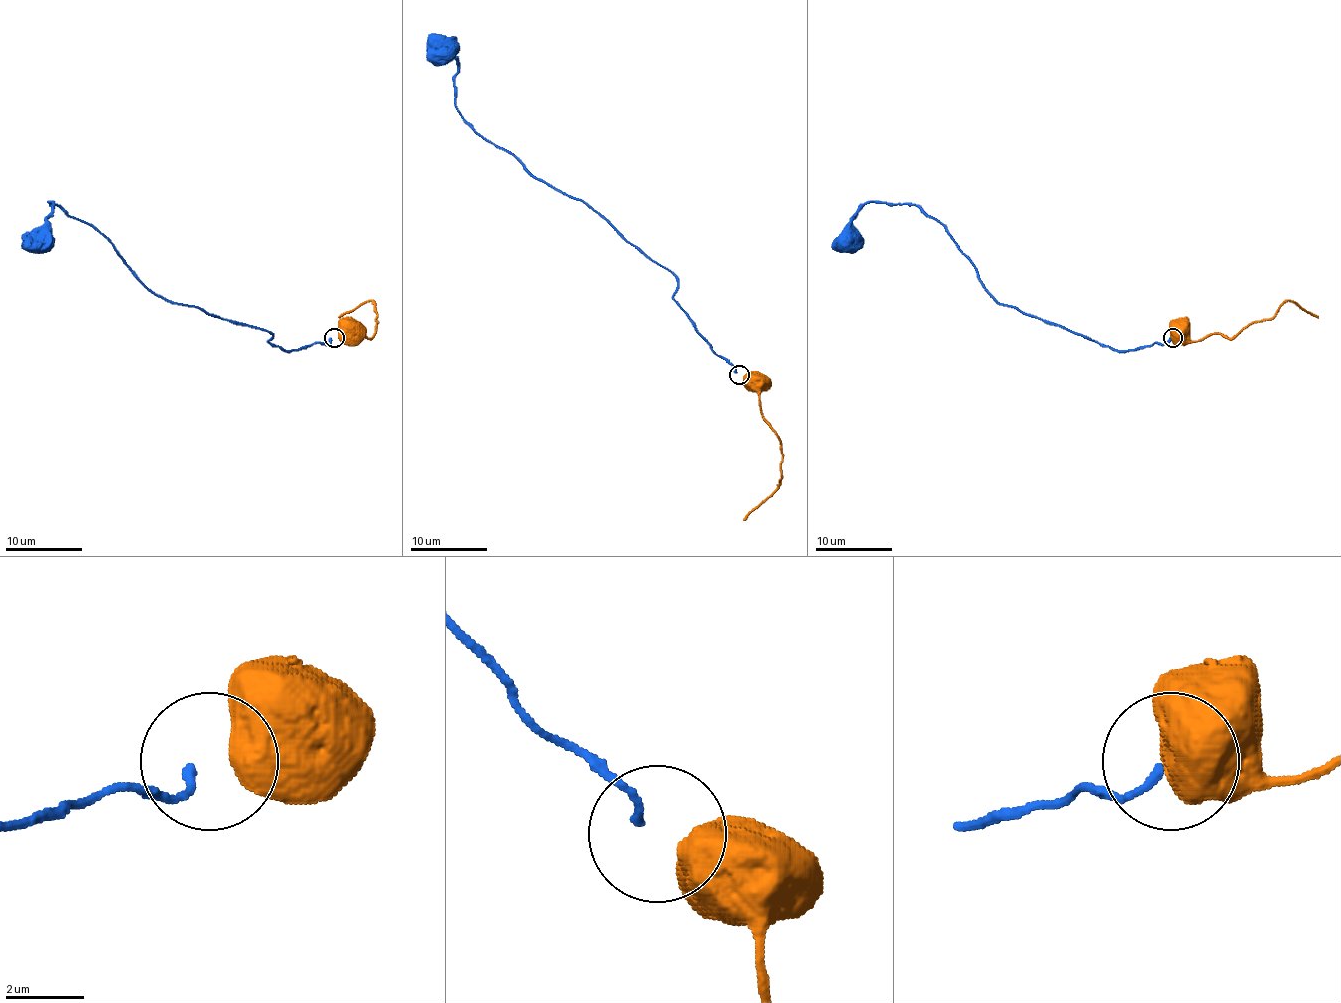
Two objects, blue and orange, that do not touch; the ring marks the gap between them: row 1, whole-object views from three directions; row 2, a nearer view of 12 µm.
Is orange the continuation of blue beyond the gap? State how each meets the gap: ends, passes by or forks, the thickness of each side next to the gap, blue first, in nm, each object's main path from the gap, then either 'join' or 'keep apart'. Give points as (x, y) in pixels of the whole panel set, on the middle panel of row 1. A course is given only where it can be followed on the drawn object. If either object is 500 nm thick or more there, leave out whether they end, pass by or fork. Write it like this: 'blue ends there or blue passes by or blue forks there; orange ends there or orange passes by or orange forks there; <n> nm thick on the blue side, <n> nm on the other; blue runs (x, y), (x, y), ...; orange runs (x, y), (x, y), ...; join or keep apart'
240 nm thick on the blue side, 900 nm on the other; blue runs (737, 372), (674, 299), (676, 278), (666, 268), (582, 201), (536, 178), (461, 115), (454, 58), (429, 35); orange runs (743, 376), (752, 385), (756, 381); keep apart

